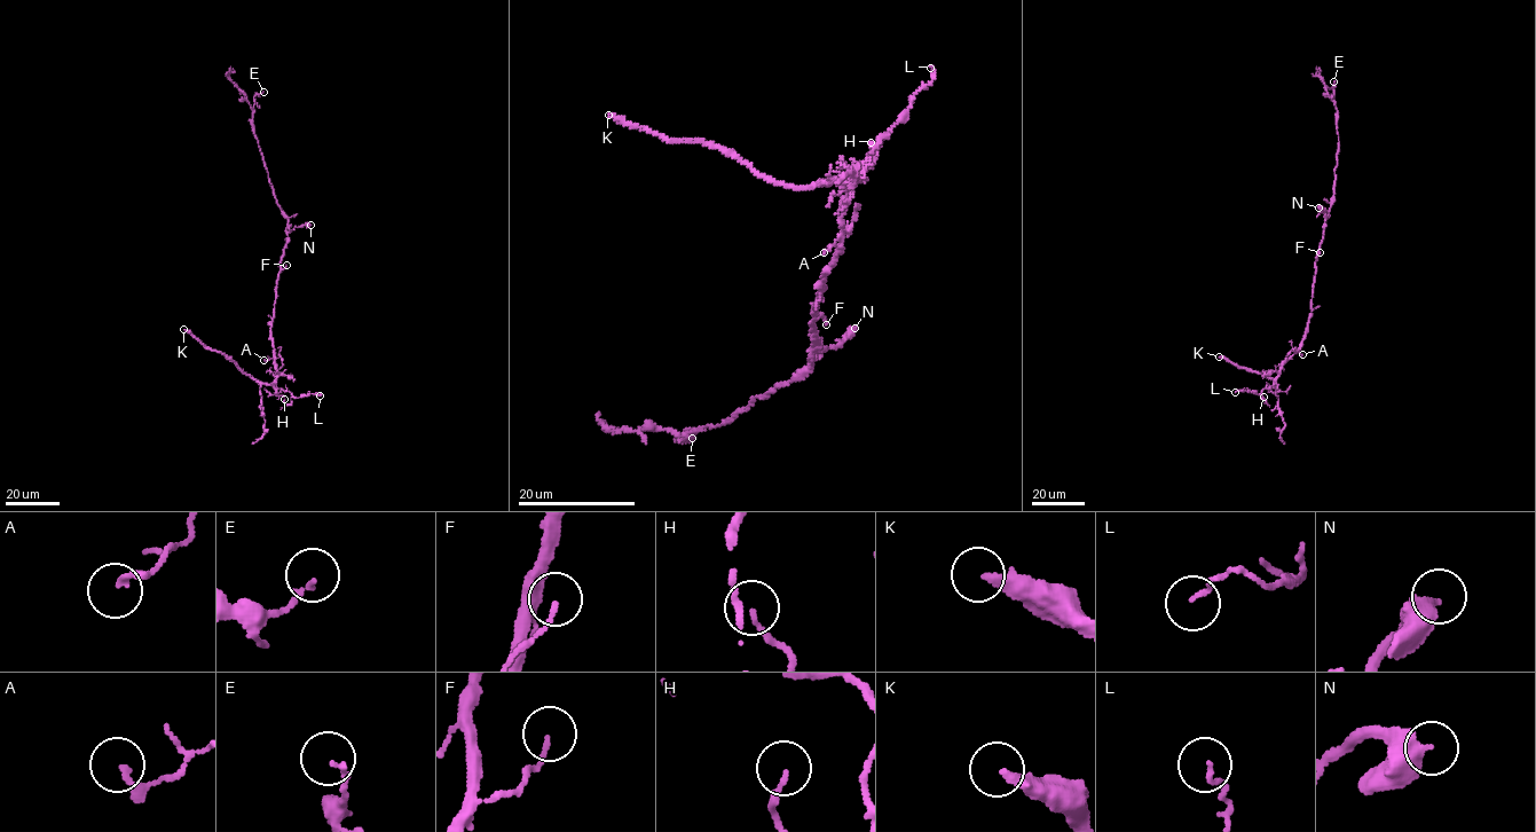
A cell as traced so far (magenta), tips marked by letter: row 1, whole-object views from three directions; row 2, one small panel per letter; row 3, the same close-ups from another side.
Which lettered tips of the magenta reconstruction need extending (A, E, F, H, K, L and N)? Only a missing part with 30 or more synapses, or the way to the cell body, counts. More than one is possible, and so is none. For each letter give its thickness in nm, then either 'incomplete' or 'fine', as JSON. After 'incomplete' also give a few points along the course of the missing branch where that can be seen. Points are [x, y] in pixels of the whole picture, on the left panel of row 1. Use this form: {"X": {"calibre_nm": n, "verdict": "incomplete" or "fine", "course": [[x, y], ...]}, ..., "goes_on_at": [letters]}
{"A": {"calibre_nm": 160, "verdict": "fine"}, "E": {"calibre_nm": 130, "verdict": "fine"}, "F": {"calibre_nm": 120, "verdict": "fine"}, "H": {"calibre_nm": 130, "verdict": "fine"}, "K": {"calibre_nm": 300, "verdict": "incomplete", "course": [[183, 329], [139, 311], [128, 301], [91, 283], [26, 233], [50, 185], [58, 149], [55, 128], [34, 77]]}, "L": {"calibre_nm": 110, "verdict": "fine"}, "N": {"calibre_nm": 550, "verdict": "fine"}, "goes_on_at": ["K"]}

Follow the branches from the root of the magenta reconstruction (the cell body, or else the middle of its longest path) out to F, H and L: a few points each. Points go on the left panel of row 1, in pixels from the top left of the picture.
F: (277, 282), (278, 273), (286, 265)
H: (277, 282), (270, 329), (276, 368), (273, 386), (291, 393), (291, 403), (285, 403), (284, 399)
L: (277, 282), (270, 329), (276, 368), (273, 386), (297, 398), (320, 395)

